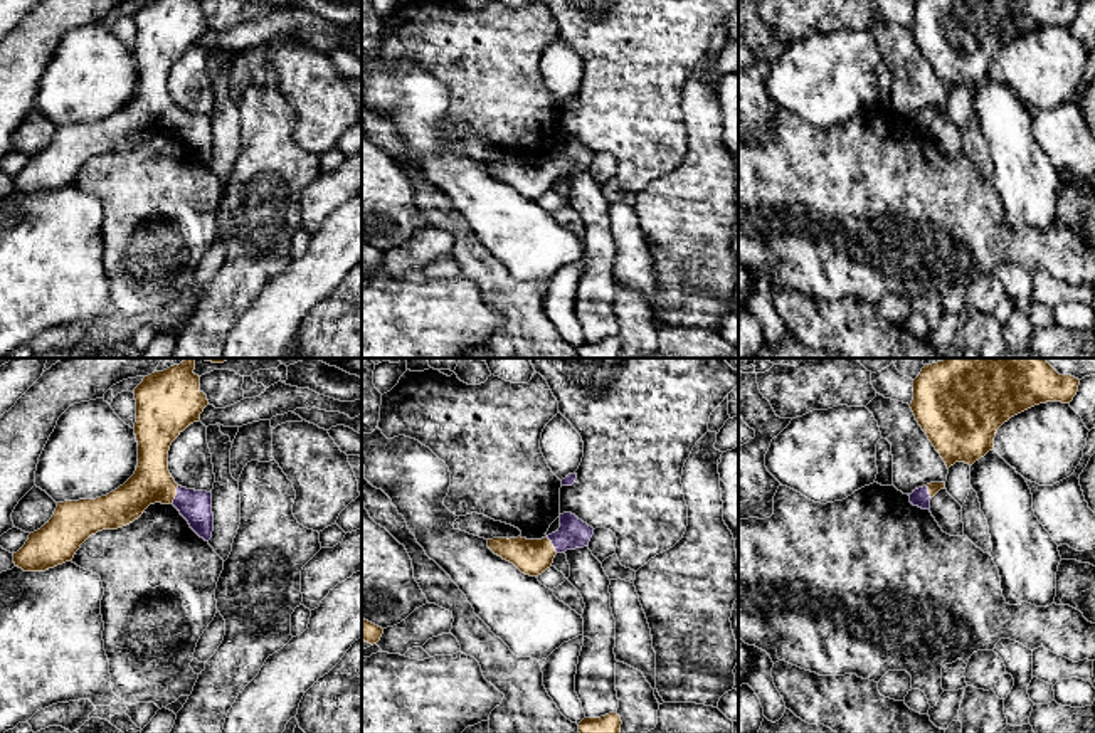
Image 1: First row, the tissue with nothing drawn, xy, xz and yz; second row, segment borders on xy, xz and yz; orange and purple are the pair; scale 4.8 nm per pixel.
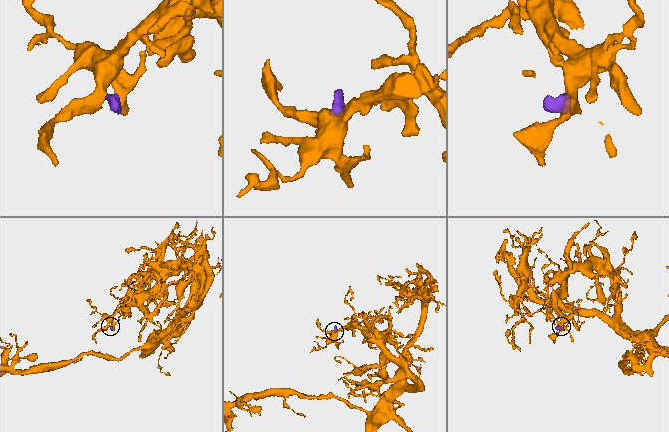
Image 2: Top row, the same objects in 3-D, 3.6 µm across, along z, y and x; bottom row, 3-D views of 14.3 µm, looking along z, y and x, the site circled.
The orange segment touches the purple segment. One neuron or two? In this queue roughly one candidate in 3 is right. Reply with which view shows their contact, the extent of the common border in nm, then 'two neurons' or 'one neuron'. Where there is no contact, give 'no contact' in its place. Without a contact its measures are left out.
meets orange in xy; contact 100 nm long; one neuron

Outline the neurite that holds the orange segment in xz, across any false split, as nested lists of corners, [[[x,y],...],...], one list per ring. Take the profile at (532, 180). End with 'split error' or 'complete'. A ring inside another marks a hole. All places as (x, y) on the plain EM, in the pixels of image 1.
[[[563,136],[558,141],[560,151],[547,161],[493,161],[488,163],[488,171],[513,187],[521,197],[538,200],[552,190],[557,177],[589,170],[594,158],[594,151],[572,136]]]; split error

